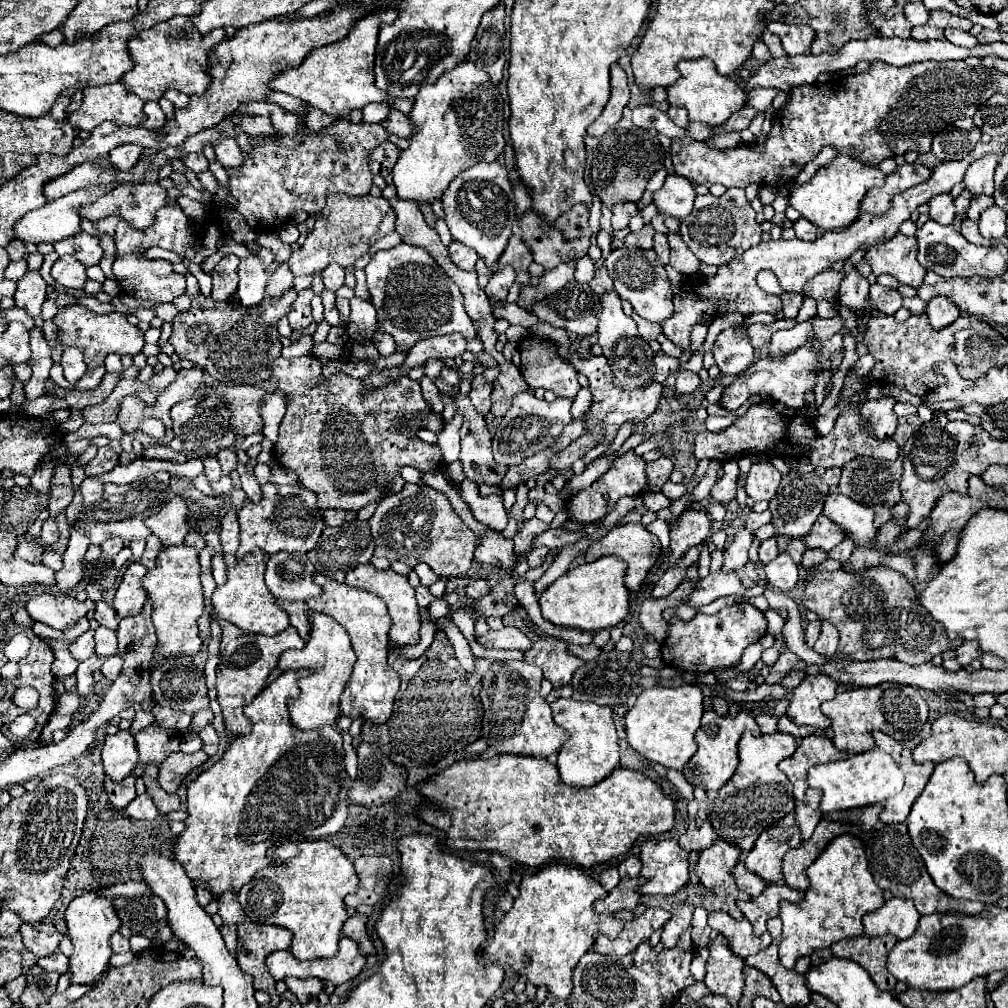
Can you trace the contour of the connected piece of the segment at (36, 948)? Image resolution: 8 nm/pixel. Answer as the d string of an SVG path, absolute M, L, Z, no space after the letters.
M44 922L22 924L20 934L22 934L26 950L36 954L38 958L56 954L58 946L60 946L60 942L64 938L64 934L58 932L54 924L44 924Z

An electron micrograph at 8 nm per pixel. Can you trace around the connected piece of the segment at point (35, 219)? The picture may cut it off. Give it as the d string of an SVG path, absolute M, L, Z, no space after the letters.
M112 182L112 184L92 184L88 188L80 188L72 194L66 194L58 200L52 200L48 202L44 208L38 208L38 210L32 210L28 212L26 216L22 216L22 220L16 222L16 238L22 240L22 242L34 242L34 244L40 244L40 242L58 242L58 240L64 240L68 236L74 236L76 232L80 232L80 208L84 204L90 204L90 202L96 202L100 196L108 194L110 190L114 190L116 186L120 186L118 182Z

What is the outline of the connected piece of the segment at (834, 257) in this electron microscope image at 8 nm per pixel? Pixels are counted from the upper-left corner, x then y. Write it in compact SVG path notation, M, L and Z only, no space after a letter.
M992 138L990 144L976 144L976 148L958 162L940 162L934 170L930 180L926 180L920 186L914 186L898 196L892 198L892 208L888 210L888 214L884 216L872 216L872 214L860 214L850 226L842 228L842 230L832 230L832 232L824 232L820 238L816 238L814 242L806 242L800 238L794 240L770 240L770 242L760 242L758 246L750 248L748 252L744 252L744 256L740 260L732 260L732 264L722 264L718 266L716 276L706 278L704 280L704 298L702 298L702 286L698 290L696 284L684 284L680 288L680 294L674 296L674 314L662 322L662 334L666 334L678 348L682 348L684 352L690 350L690 332L696 324L704 322L706 318L718 318L722 314L732 314L738 312L742 316L750 316L756 312L768 312L768 314L778 314L782 310L782 300L780 296L774 294L766 294L760 290L760 286L756 284L756 276L760 270L772 270L778 278L778 284L782 288L782 292L804 292L804 284L814 278L816 274L828 270L834 262L838 260L846 260L852 256L852 252L856 252L860 246L874 246L878 242L884 242L888 238L892 238L898 232L898 226L910 218L910 212L916 210L920 204L930 202L932 196L942 194L942 192L950 192L954 184L962 182L966 168L978 160L980 156L988 154L988 152L1002 152L1006 148L1006 138Z

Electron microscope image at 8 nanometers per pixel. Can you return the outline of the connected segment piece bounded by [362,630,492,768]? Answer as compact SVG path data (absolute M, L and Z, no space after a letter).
M444 630L436 632L432 646L420 658L408 660L402 658L396 650L390 650L388 658L390 666L398 670L402 684L388 724L368 724L368 720L362 724L364 742L378 742L384 736L384 750L394 762L404 768L418 768L434 766L448 754L460 752L480 738L484 716L480 686L492 664L490 660L476 658L476 670L466 674L460 668Z

